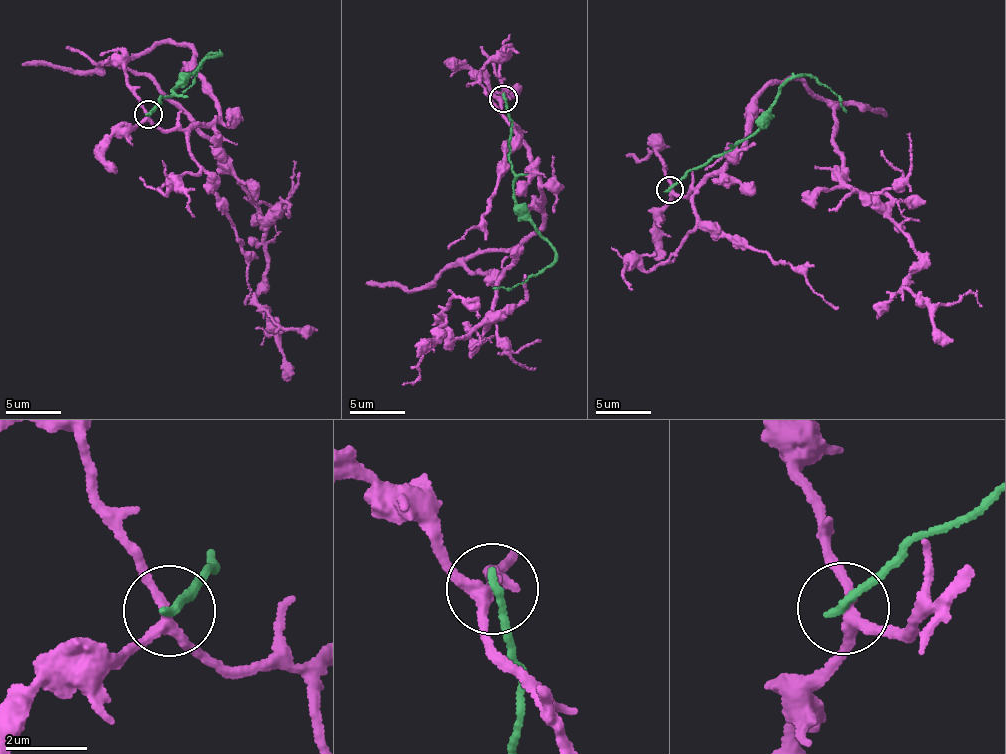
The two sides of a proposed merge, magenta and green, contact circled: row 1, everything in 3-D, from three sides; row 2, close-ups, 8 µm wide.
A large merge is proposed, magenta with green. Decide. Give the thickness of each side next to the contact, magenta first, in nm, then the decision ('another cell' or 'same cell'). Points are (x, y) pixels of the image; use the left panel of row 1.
calibres 240 and 200 nm; another cell

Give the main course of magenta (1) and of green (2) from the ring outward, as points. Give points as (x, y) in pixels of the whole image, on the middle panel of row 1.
1: (502, 98), (542, 193), (539, 229), (465, 264), (497, 283), (494, 320), (453, 339), (442, 315), (402, 383)
2: (502, 98), (511, 129), (508, 151), (515, 196), (522, 216), (554, 250), (550, 266), (509, 287), (492, 289)

